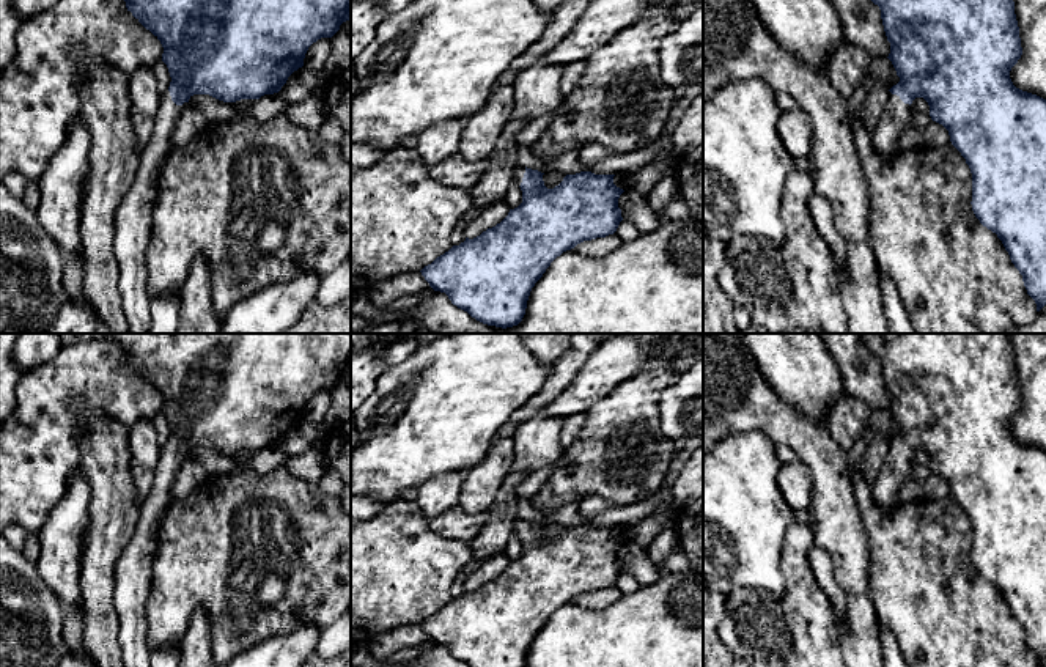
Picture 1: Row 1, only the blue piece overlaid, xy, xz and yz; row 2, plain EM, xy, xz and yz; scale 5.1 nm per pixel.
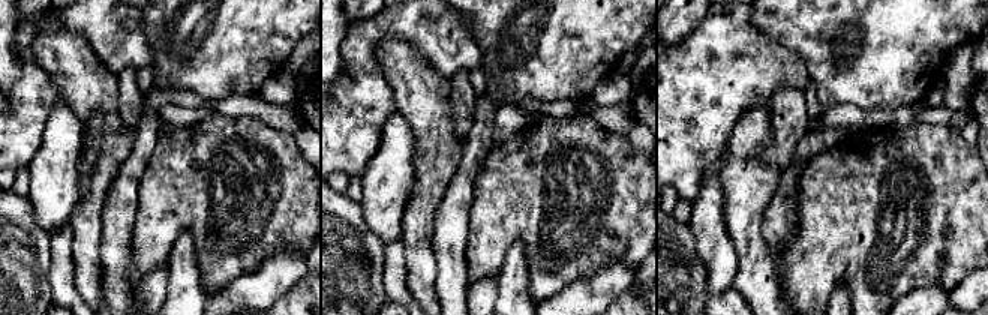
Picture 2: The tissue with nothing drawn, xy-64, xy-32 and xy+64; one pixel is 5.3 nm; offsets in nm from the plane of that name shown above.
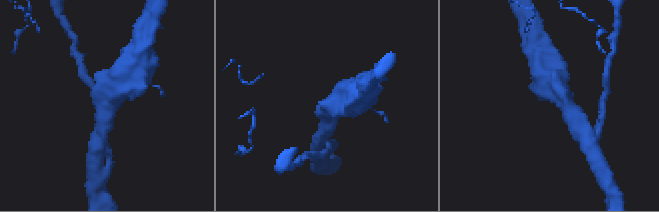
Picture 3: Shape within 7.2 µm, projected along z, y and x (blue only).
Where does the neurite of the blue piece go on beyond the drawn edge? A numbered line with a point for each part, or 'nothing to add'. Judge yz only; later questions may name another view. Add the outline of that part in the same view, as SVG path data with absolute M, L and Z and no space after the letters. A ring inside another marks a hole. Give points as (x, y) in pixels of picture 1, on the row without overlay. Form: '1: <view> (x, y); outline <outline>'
1: yz (897, 468); outline M889 444L884 451L884 464L873 485L875 502L887 510L900 505L900 486L909 477L912 477L911 458L904 456L900 448Z

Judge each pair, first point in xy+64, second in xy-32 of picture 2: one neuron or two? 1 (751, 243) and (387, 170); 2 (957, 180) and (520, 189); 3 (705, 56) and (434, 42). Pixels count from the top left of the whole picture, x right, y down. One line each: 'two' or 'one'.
1: two
2: one
3: one

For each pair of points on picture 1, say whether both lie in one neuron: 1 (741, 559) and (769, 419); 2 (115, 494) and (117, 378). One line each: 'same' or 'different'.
1: different
2: different

